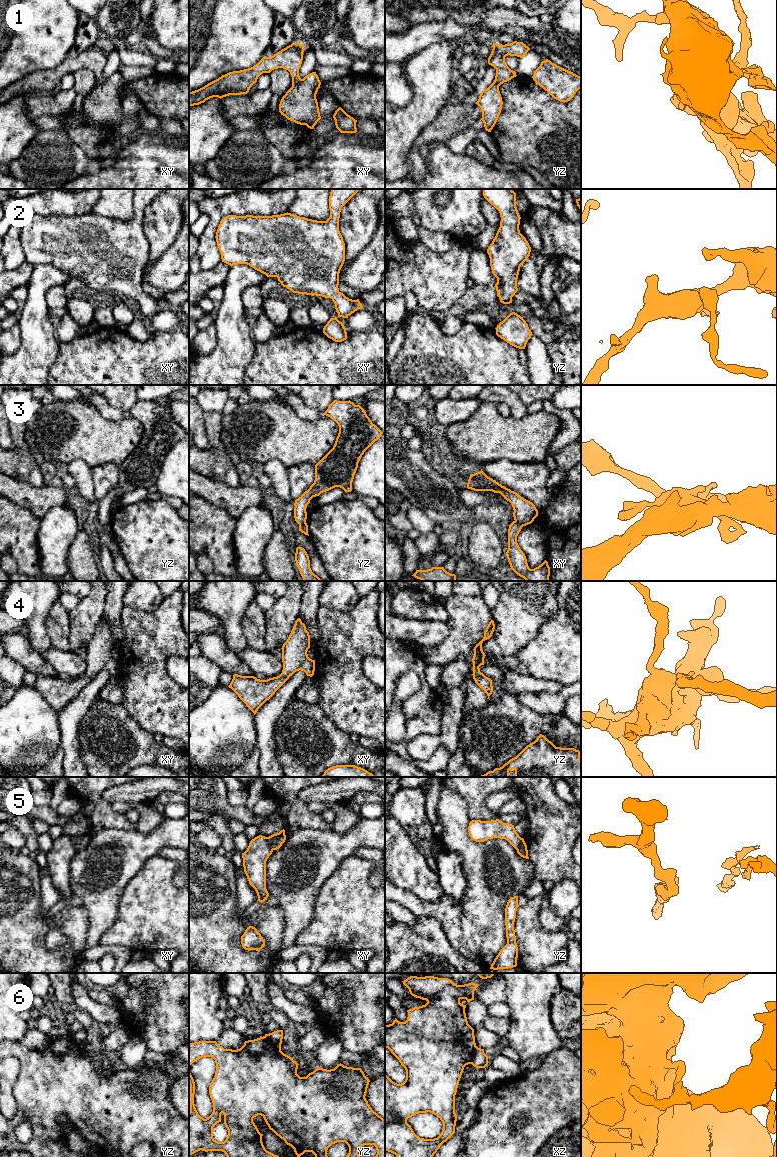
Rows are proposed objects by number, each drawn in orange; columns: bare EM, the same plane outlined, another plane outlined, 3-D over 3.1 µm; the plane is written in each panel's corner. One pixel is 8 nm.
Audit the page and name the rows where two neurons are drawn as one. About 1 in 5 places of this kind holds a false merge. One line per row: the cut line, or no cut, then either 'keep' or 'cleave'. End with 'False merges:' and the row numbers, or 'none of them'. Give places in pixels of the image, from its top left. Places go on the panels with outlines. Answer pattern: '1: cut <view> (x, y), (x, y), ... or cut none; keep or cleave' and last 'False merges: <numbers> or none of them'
1: cut none; keep
2: cut none; keep
3: cut xy (515, 520), (522, 526); cleave
4: cut none; keep
5: cut xy (266, 837), (273, 849); cleave
6: cut yz (264, 1036), (271, 1043), (280, 1047); cleave
False merges: 3, 5, 6

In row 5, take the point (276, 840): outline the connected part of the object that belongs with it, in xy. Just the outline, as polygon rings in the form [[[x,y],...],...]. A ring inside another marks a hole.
[[[285,830],[267,837],[268,842],[273,850],[279,849],[286,840]]]

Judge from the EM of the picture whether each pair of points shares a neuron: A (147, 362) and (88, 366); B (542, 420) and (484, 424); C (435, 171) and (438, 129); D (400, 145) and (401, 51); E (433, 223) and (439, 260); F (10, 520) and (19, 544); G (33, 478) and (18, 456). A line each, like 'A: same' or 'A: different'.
A: same
B: same
C: different
D: different
E: different
F: same
G: same

